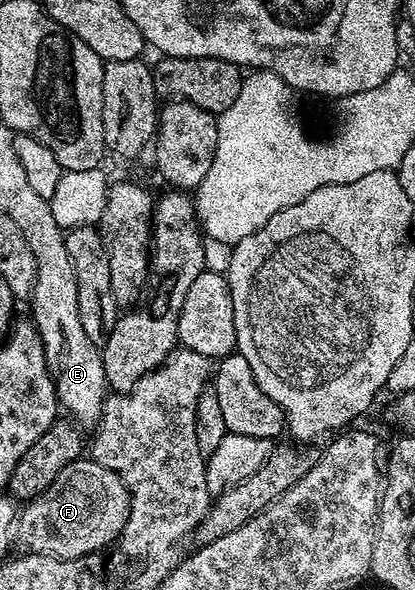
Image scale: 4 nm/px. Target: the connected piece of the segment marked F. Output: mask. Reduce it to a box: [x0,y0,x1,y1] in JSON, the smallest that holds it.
[16,459,129,559]

